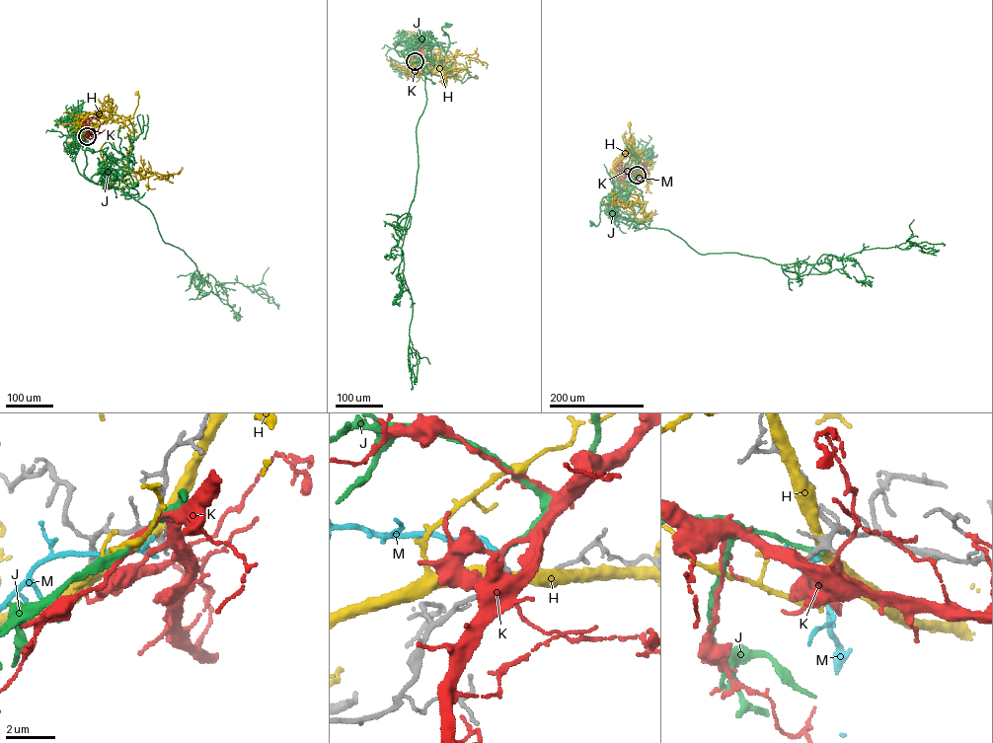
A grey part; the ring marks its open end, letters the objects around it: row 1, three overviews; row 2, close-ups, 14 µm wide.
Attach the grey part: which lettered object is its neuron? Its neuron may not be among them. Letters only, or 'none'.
K

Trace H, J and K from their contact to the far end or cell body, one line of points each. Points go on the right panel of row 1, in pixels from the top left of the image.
H: (638, 175), (635, 155), (624, 156), (622, 152), (630, 135), (629, 124)
J: (637, 175), (618, 194), (634, 218), (642, 207), (625, 195), (605, 195), (600, 221), (592, 224)
K: (637, 175), (647, 175), (646, 165), (634, 157), (625, 156), (614, 165)

